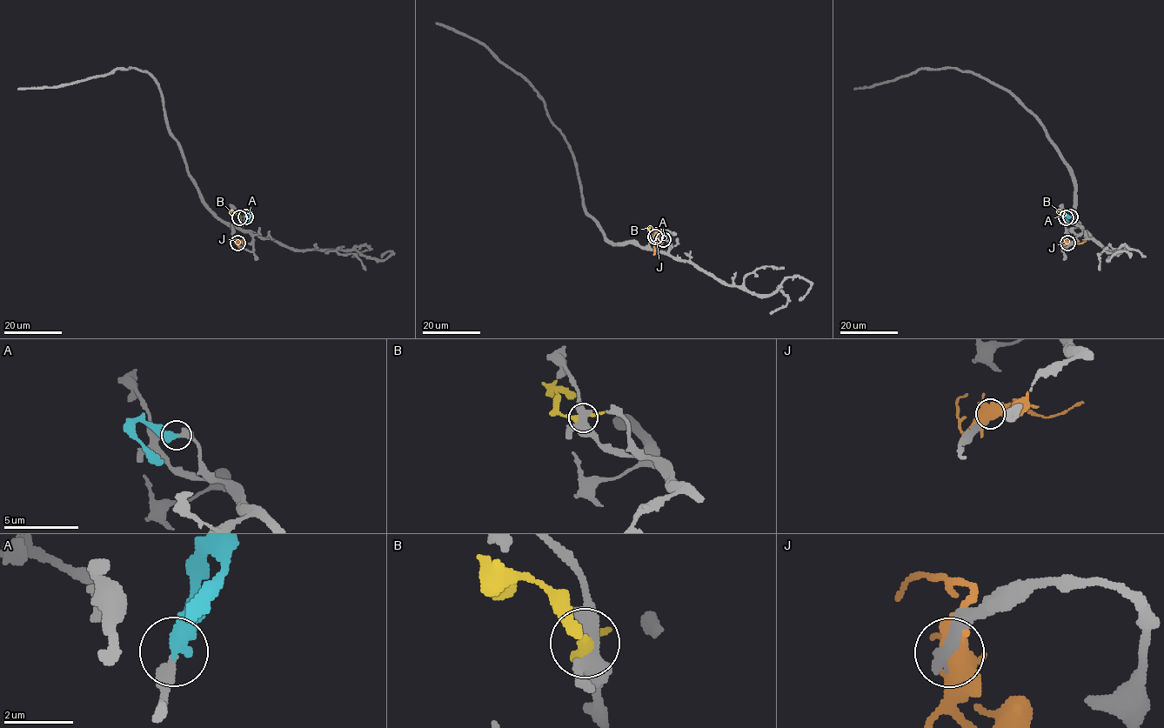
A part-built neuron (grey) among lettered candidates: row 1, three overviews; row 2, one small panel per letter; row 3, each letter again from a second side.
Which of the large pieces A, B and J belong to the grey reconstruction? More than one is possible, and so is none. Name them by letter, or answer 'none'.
A

